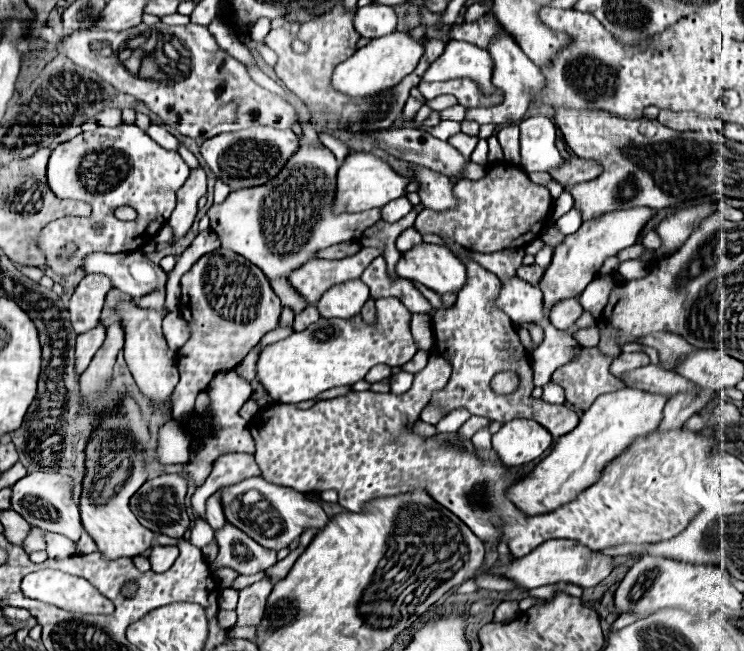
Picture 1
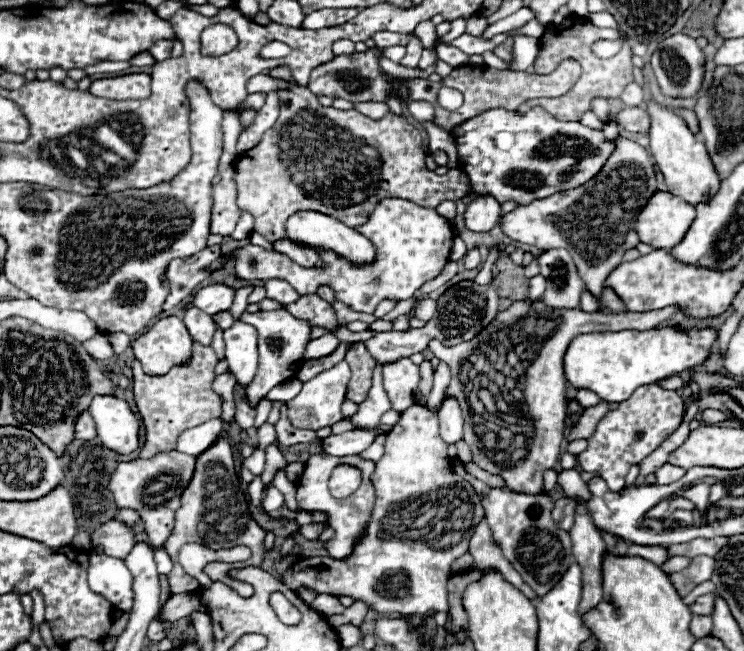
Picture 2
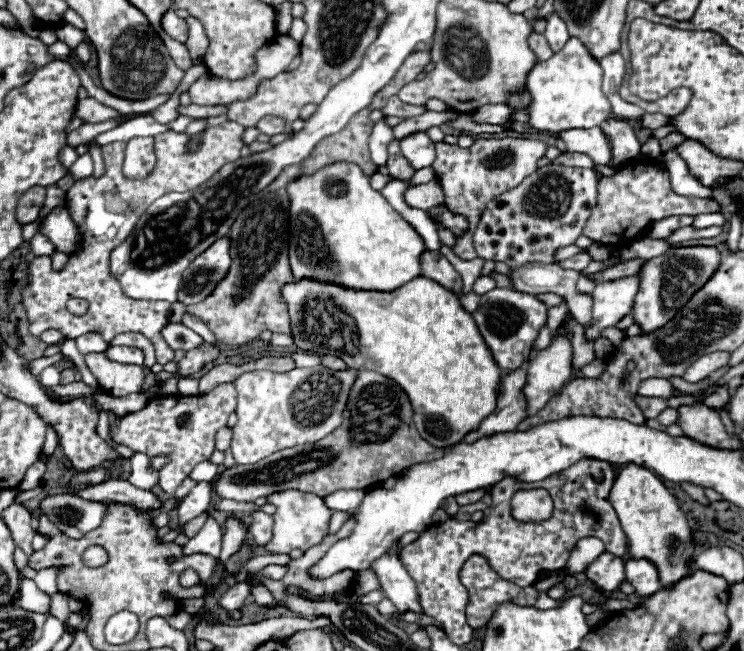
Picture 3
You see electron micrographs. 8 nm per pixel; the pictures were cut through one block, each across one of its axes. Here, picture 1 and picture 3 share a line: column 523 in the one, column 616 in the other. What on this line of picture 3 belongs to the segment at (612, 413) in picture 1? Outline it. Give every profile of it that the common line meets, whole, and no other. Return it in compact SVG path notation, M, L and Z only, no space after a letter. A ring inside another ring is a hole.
M628 464L614 480L610 500L626 534L630 558L650 560L656 566L660 584L664 588L674 586L676 582L680 582L696 570L690 564L696 546L692 540L694 534L690 530L690 524L684 512L678 508L676 498L668 492L668 488L660 482L660 478L654 472L650 472L648 468L640 468L636 464Z

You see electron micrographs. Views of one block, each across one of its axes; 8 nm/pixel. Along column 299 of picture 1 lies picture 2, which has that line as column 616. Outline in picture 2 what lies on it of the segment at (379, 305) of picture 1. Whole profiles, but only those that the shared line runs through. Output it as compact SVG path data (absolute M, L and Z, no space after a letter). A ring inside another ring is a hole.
M666 328L648 332L622 330L604 334L580 334L570 342L564 354L564 376L576 390L586 388L596 392L606 402L622 402L632 396L638 386L652 384L656 380L704 364L714 338L716 336L710 328L702 332L676 332L674 328Z

